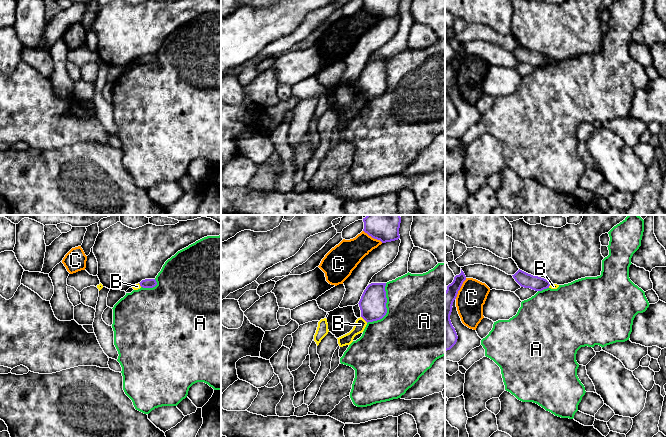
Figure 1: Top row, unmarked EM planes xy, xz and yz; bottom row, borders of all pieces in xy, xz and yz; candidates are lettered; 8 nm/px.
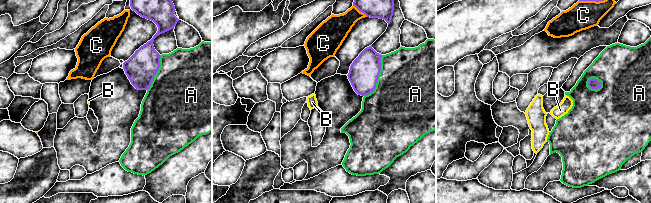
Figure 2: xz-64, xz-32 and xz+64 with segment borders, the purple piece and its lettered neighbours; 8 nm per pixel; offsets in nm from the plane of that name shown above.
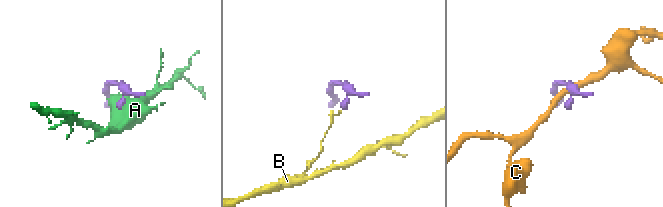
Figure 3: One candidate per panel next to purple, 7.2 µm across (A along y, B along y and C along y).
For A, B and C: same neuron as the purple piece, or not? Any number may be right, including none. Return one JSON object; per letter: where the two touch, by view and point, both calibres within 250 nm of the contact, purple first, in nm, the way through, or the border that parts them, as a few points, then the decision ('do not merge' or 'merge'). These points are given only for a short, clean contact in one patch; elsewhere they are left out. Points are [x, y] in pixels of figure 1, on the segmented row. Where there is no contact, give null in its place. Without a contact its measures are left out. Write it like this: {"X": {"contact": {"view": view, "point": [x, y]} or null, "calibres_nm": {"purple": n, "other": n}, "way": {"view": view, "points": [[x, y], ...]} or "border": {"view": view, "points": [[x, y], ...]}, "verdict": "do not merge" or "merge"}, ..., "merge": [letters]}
{"A": {"contact": {"view": "xz", "point": [386, 308]}, "calibres_nm": {"purple": 220, "other": 500}, "verdict": "do not merge"}, "B": {"contact": {"view": "xz", "point": [364, 319]}, "calibres_nm": {"purple": 220, "other": 90}, "border": {"view": "xz", "points": [[361, 316], [367, 322]]}, "verdict": "do not merge"}, "C": {"contact": {"view": "xz", "point": [373, 237]}, "calibres_nm": {"purple": 280, "other": 220}, "verdict": "do not merge"}, "merge": []}

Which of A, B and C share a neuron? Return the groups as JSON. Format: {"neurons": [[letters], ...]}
{"neurons": [["A", "C"], ["B"]]}

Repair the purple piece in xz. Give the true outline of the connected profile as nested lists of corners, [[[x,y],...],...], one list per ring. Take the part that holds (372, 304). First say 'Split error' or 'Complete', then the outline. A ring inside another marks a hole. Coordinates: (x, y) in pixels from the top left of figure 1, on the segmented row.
Complete. [[[371,283],[359,301],[361,317],[368,323],[382,319],[386,313],[386,283]]]

